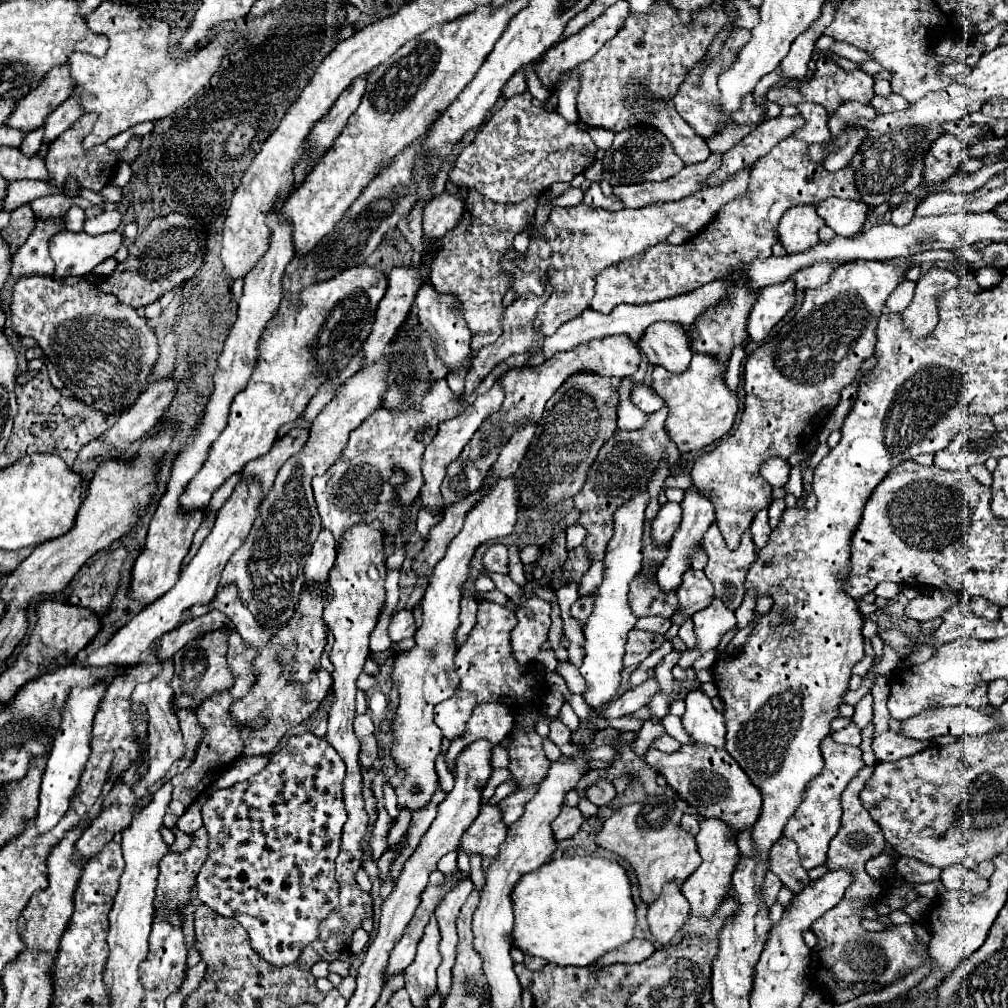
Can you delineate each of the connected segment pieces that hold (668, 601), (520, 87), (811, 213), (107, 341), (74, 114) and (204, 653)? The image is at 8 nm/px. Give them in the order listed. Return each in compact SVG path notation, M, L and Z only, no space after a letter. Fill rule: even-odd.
M638 574L630 584L628 594L632 612L638 616L666 616L672 618L678 598L676 594L662 594L656 582L644 580L642 574Z
M518 70L518 74L514 74L514 78L510 78L510 82L506 82L504 90L502 90L502 98L512 98L520 92L526 92L526 76L522 74L522 70Z
M794 206L780 220L778 226L780 244L788 254L806 252L820 242L818 230L822 226L824 222L816 214L814 206Z
M50 276L20 278L14 286L10 310L16 334L34 338L38 342L46 358L58 370L64 386L72 392L74 398L86 402L86 406L94 406L108 416L120 416L146 390L150 382L150 370L158 360L158 338L148 326L142 310L134 310L132 306L122 304L114 294L104 294L90 282L80 280L72 286L64 286Z
M74 94L60 104L48 118L44 124L44 138L46 140L54 140L58 138L68 126L72 126L78 118L82 116L82 106L78 106L78 98L74 98Z
M228 626L222 630L214 630L214 634L206 634L206 638L198 638L198 642L186 644L182 650L174 654L174 678L170 686L174 688L174 708L198 708L202 700L212 696L218 690L228 690L232 686L234 674L226 662L228 650Z

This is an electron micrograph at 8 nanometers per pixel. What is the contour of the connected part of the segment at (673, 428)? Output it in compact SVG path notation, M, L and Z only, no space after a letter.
M710 354L692 356L692 364L684 374L670 374L668 370L656 366L652 388L666 402L668 418L666 418L666 434L678 446L682 454L706 448L720 440L734 424L734 416L738 412L738 396L726 388L726 382L718 378L718 364Z

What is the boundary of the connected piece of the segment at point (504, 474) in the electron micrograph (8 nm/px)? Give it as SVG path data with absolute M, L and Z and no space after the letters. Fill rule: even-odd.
M526 424L520 432L516 432L512 436L512 440L502 448L502 452L500 452L496 464L492 466L488 478L508 478L516 472L520 460L524 458L526 450L528 450L528 444L534 436L534 428L536 428L536 424Z

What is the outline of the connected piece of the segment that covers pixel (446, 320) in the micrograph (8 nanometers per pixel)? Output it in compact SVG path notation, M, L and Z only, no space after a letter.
M424 282L416 294L416 308L418 308L422 330L428 332L436 344L436 354L450 366L450 370L456 370L458 364L472 352L470 350L470 330L466 322L462 320L462 314L458 314L458 298L454 298L454 294L452 296L438 294L434 292L434 286L430 282Z

